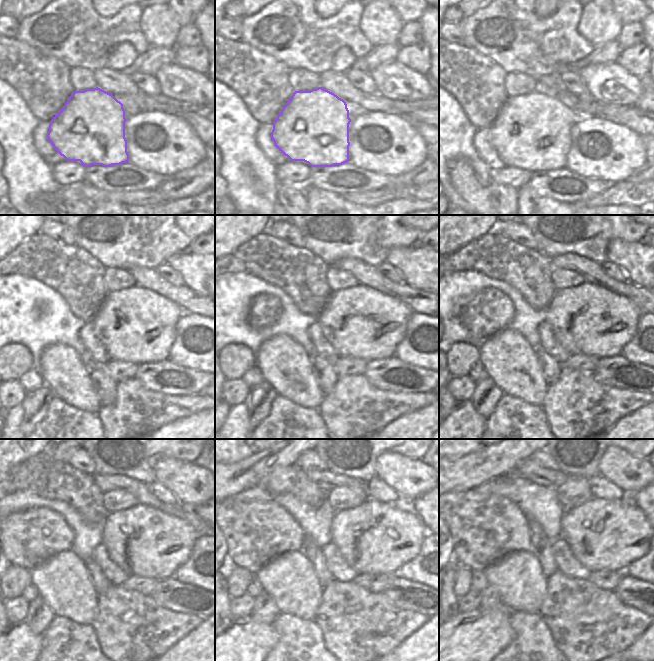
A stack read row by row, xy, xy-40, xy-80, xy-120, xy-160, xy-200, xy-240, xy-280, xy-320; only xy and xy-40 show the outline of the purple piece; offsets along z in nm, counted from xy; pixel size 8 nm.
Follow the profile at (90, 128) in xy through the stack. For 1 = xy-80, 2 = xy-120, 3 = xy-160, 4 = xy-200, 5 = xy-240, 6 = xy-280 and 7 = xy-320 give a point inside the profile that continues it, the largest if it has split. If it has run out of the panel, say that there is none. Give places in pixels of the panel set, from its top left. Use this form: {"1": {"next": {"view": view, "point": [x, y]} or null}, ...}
{"1": {"next": {"view": "xy-80", "point": [535, 127]}}, "2": {"next": {"view": "xy-120", "point": [138, 325]}}, "3": {"next": {"view": "xy-160", "point": [361, 322]}}, "4": {"next": {"view": "xy-200", "point": [588, 319]}}, "5": {"next": {"view": "xy-240", "point": [144, 541]}}, "6": {"next": {"view": "xy-280", "point": [376, 537]}}, "7": {"next": {"view": "xy-320", "point": [603, 535]}}}

